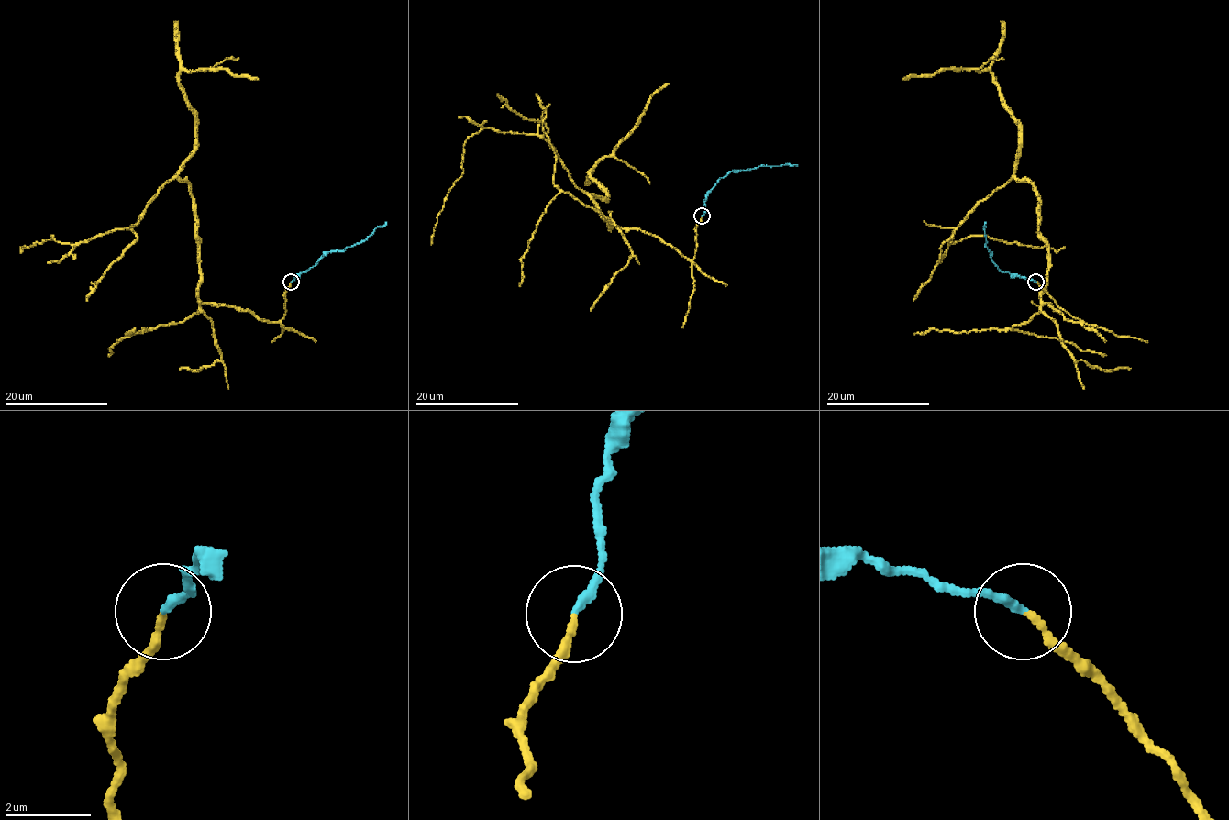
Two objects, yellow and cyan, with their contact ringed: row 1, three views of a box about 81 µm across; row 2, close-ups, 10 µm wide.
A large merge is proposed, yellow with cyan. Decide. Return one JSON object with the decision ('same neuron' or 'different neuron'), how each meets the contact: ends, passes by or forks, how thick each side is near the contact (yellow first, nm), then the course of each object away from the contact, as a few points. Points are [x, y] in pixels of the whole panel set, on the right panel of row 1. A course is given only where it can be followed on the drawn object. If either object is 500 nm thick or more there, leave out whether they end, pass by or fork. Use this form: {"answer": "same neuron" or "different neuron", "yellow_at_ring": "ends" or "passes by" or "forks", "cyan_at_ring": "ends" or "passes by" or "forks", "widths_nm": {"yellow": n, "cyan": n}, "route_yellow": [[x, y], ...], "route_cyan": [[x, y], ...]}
{"answer": "same neuron", "yellow_at_ring": "ends", "cyan_at_ring": "ends", "widths_nm": {"yellow": 160, "cyan": 200}, "route_yellow": [[1036, 282], [1080, 321], [1041, 299], [1048, 241], [1027, 182], [1012, 178], [954, 229], [948, 244], [1065, 247]], "route_cyan": [[1036, 282], [1002, 272], [990, 260], [986, 247], [986, 222]]}

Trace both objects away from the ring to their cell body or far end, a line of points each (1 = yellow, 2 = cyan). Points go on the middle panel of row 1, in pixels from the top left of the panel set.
1: (702, 216), (691, 260), (639, 229), (611, 228), (544, 138), (481, 128), (463, 147), (431, 245)
2: (702, 216), (705, 210), (706, 193), (731, 171), (758, 166), (797, 166)

